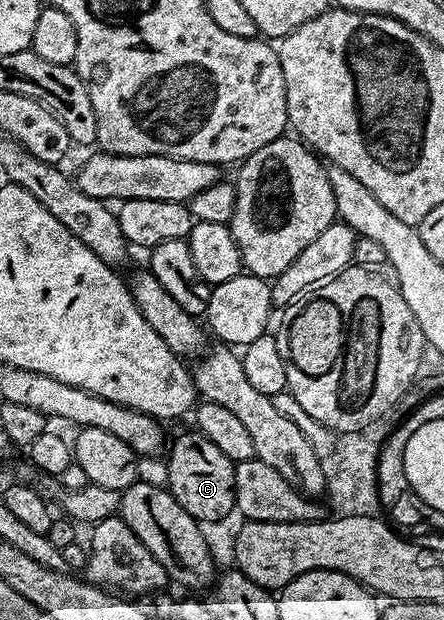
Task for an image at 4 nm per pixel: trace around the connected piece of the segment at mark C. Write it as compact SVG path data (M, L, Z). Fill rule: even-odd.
M190 429L175 439L171 447L171 456L167 459L167 480L172 497L200 524L215 523L226 517L235 506L235 463L209 437L197 429Z

